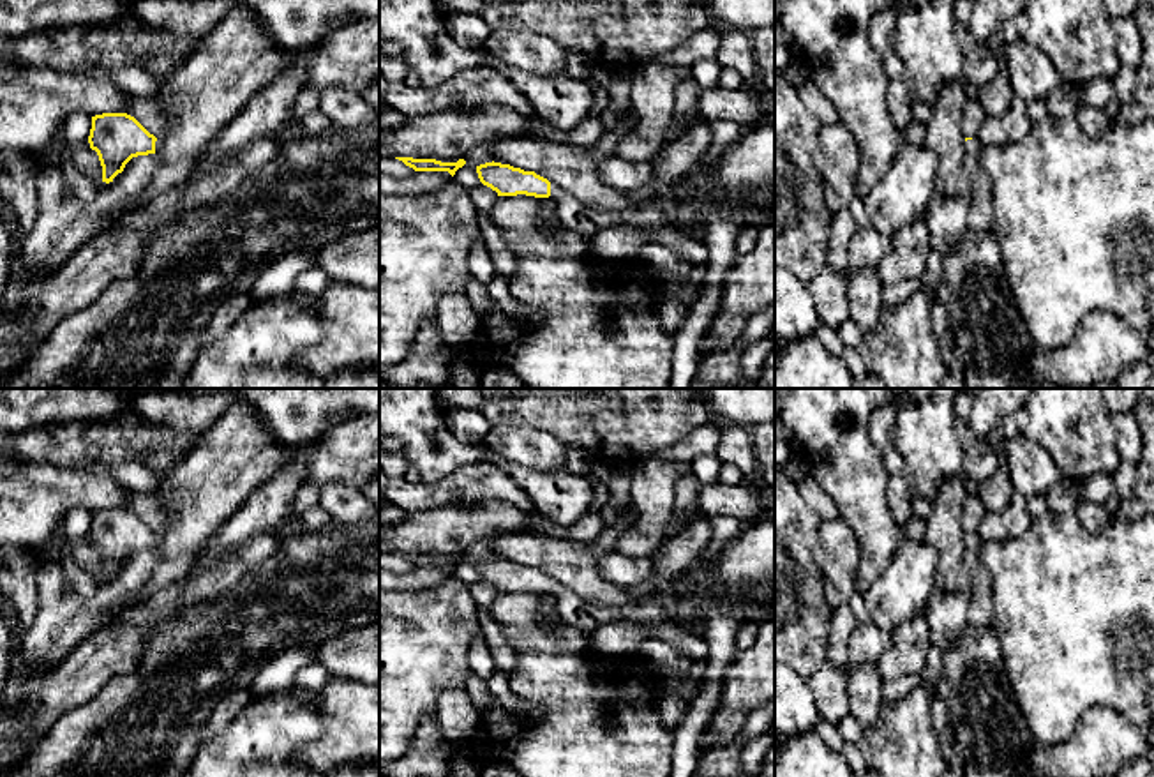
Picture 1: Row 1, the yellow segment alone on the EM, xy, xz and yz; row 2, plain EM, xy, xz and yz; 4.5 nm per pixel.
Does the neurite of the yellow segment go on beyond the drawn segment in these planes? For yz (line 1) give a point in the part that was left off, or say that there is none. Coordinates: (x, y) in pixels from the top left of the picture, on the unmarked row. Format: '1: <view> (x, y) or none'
1: yz (973, 543)

